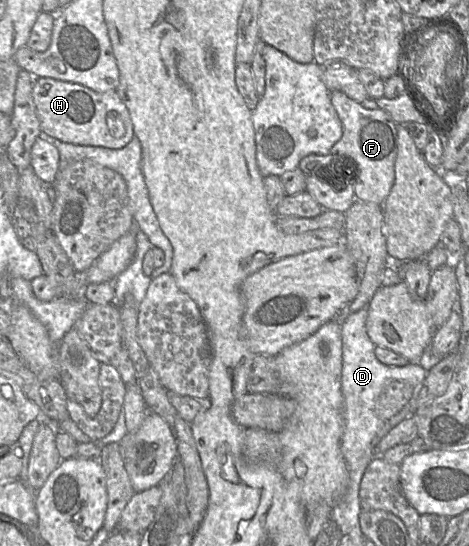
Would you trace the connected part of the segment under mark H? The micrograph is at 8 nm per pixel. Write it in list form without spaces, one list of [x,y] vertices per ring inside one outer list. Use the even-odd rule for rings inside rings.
[[[35,77],[32,97],[42,132],[61,142],[121,149],[134,135],[128,109],[115,90],[99,93],[77,83]]]

